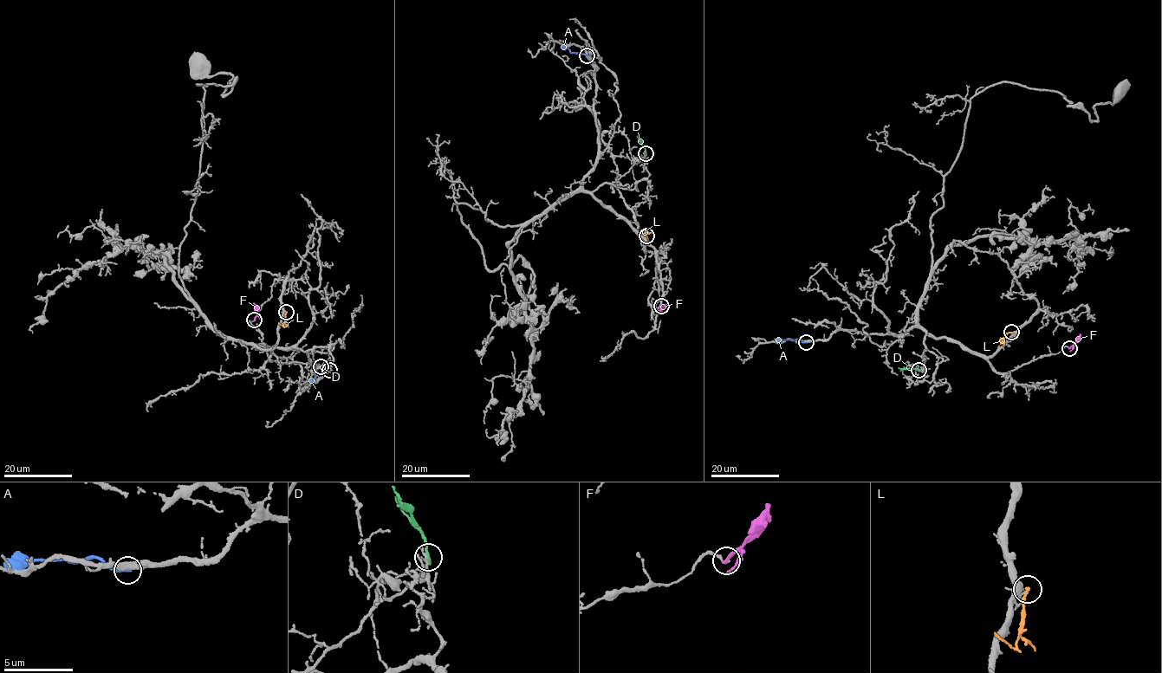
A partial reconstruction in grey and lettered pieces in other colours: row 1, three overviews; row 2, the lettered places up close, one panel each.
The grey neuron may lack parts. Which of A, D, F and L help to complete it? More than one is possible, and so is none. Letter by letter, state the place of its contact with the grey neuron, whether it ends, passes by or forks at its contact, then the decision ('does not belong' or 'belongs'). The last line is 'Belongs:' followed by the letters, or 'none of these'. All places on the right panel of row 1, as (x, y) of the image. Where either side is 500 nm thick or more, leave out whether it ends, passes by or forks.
A: (806, 342) | it ends | does not belong
D: (918, 370) | it ends | does not belong
F: (1069, 348) | it ends | does not belong
L: (1011, 332) | it ends | does not belong
Belongs: none of these

